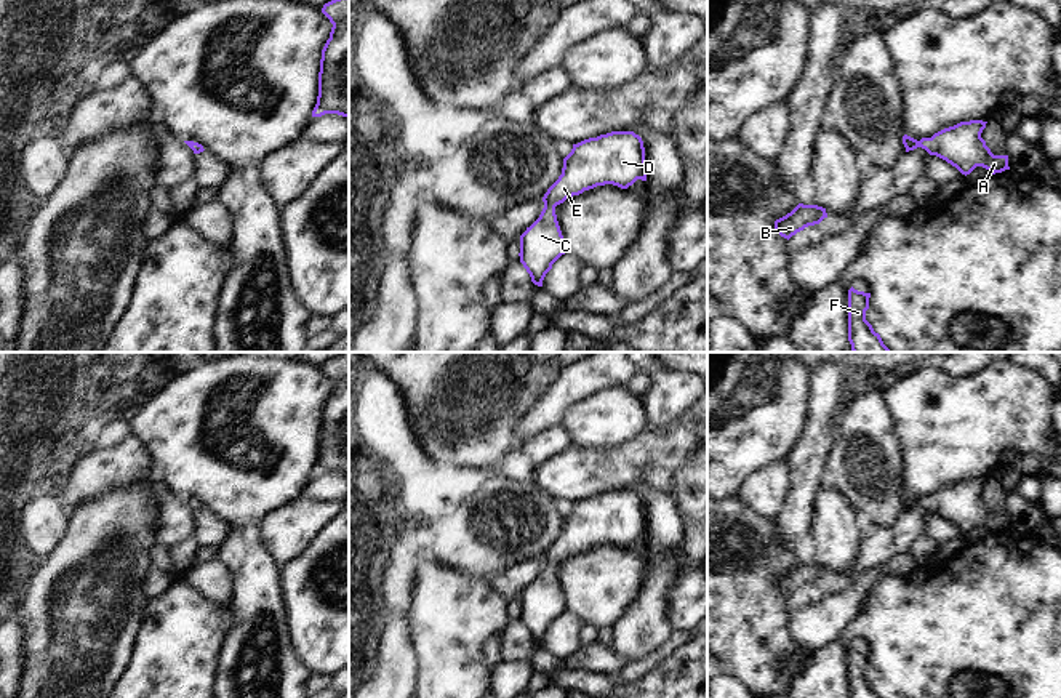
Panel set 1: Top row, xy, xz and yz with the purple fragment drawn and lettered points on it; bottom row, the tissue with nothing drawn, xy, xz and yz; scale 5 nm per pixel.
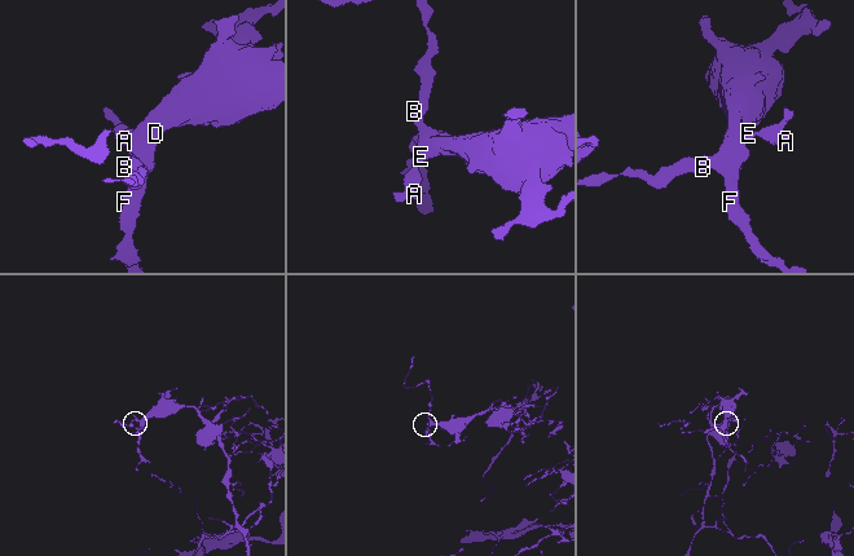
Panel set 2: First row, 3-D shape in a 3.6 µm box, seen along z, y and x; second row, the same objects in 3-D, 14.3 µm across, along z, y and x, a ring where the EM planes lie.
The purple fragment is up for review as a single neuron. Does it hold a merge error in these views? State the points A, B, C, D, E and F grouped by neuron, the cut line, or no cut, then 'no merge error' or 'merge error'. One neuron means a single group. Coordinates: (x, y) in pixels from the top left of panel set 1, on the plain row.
A B C D E F; no cut; no merge error

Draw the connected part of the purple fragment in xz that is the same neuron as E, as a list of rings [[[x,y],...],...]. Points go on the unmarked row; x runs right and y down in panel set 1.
[[[611,490],[573,503],[562,533],[543,556],[539,576],[520,594],[518,615],[531,640],[543,645],[552,623],[565,613],[557,564],[597,544],[627,548],[637,538],[647,540],[647,520],[643,499],[634,490]]]

